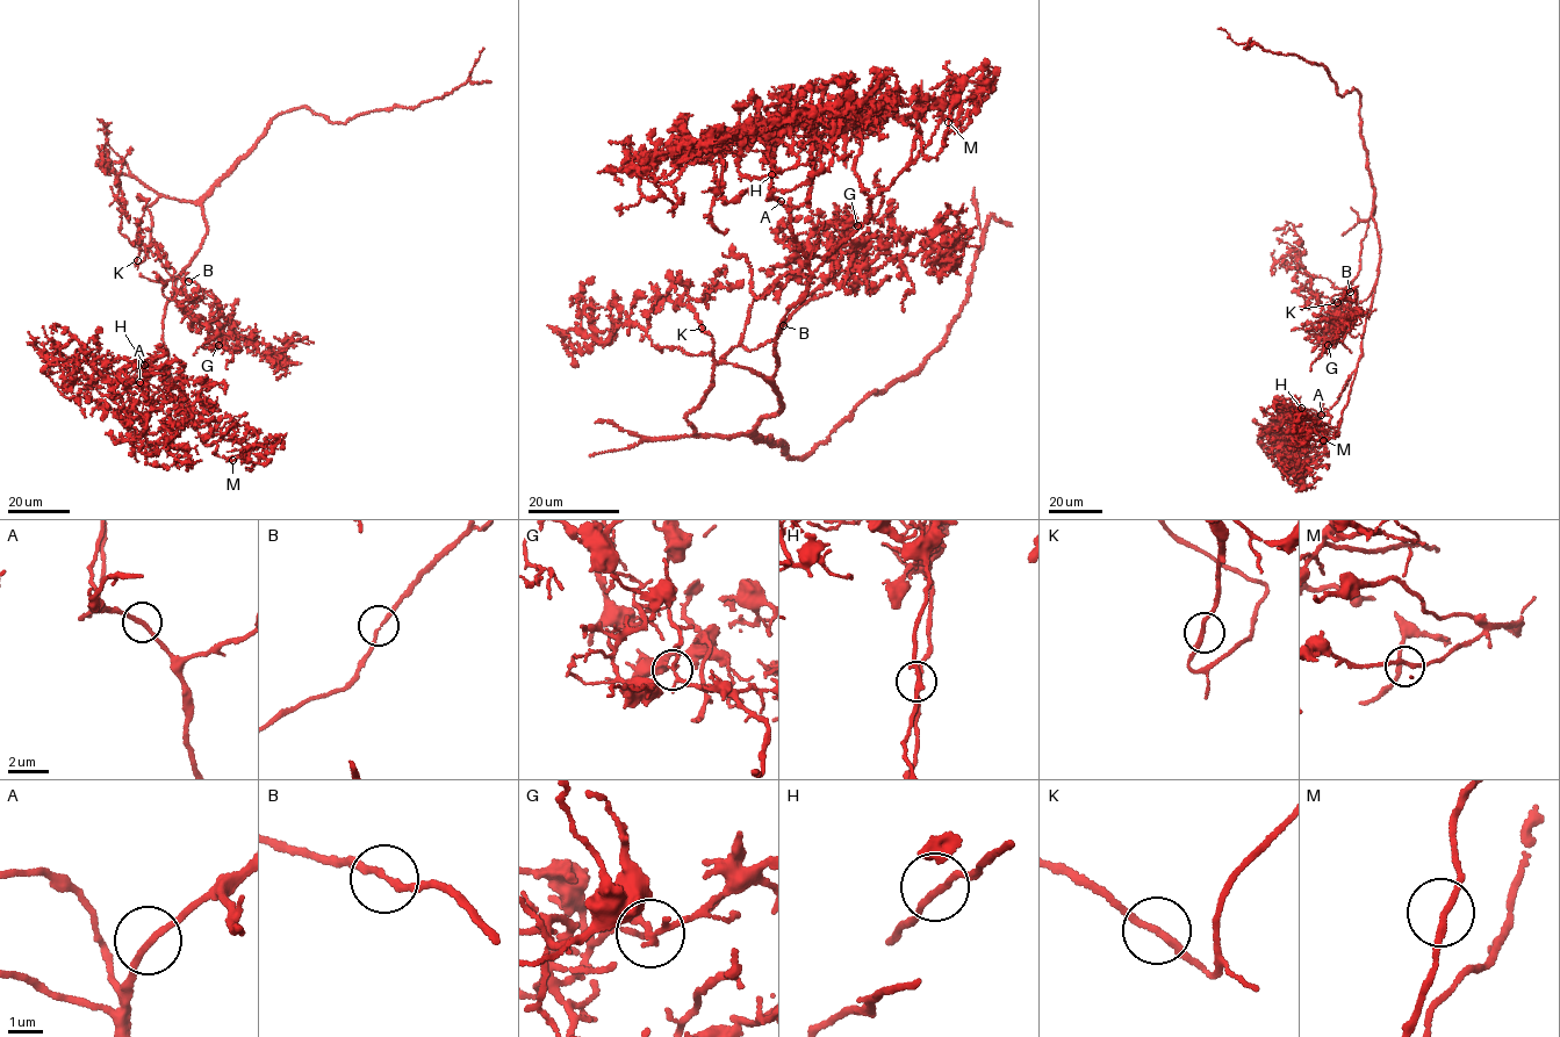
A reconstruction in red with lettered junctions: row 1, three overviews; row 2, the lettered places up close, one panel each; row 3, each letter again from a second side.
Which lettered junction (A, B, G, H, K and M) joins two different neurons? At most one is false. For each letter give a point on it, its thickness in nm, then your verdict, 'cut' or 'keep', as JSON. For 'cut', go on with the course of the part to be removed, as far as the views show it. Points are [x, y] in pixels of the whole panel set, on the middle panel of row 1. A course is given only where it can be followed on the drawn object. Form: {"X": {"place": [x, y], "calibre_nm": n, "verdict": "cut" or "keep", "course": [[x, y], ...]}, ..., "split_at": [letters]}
{"A": {"place": [781, 201], "calibre_nm": 180, "verdict": "keep"}, "B": {"place": [783, 325], "calibre_nm": 180, "verdict": "keep"}, "G": {"place": [857, 225], "calibre_nm": 170, "verdict": "keep"}, "H": {"place": [771, 174], "calibre_nm": 170, "verdict": "keep"}, "K": {"place": [702, 328], "calibre_nm": 200, "verdict": "keep"}, "M": {"place": [948, 122], "calibre_nm": 170, "verdict": "keep"}, "split_at": []}

